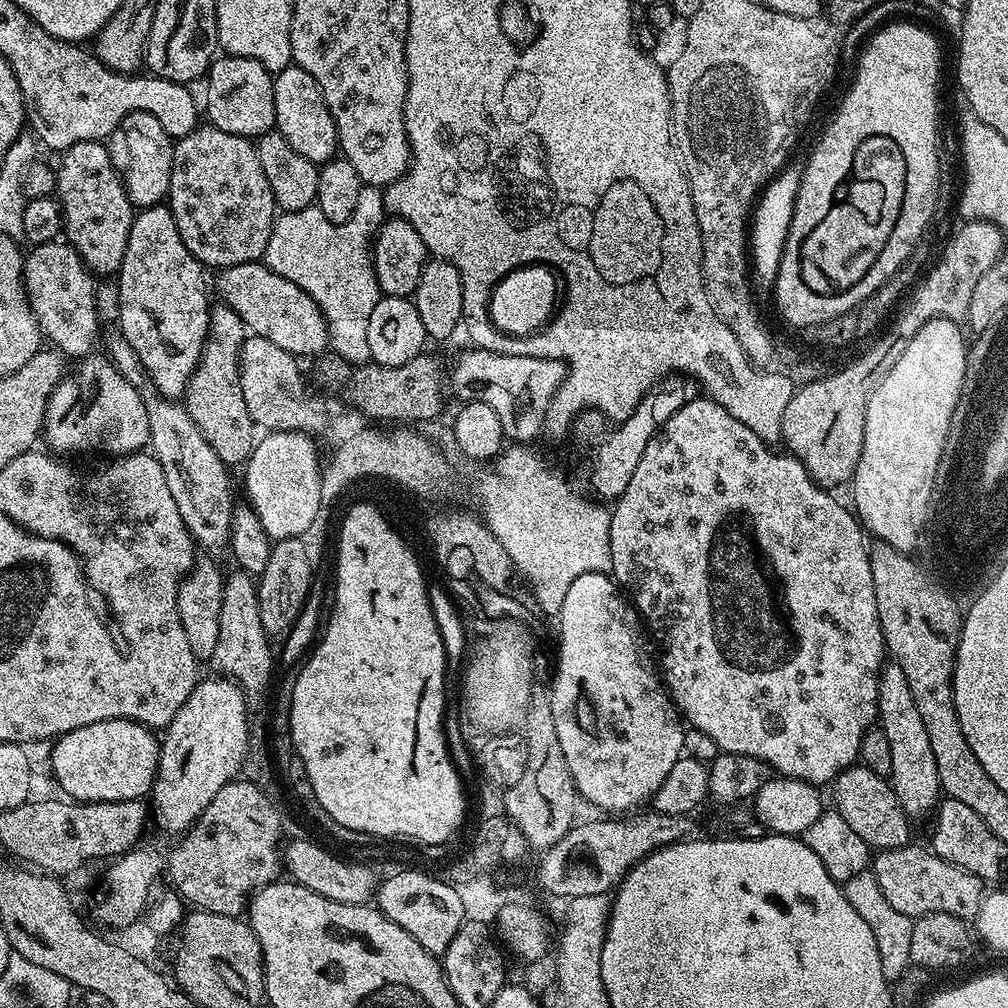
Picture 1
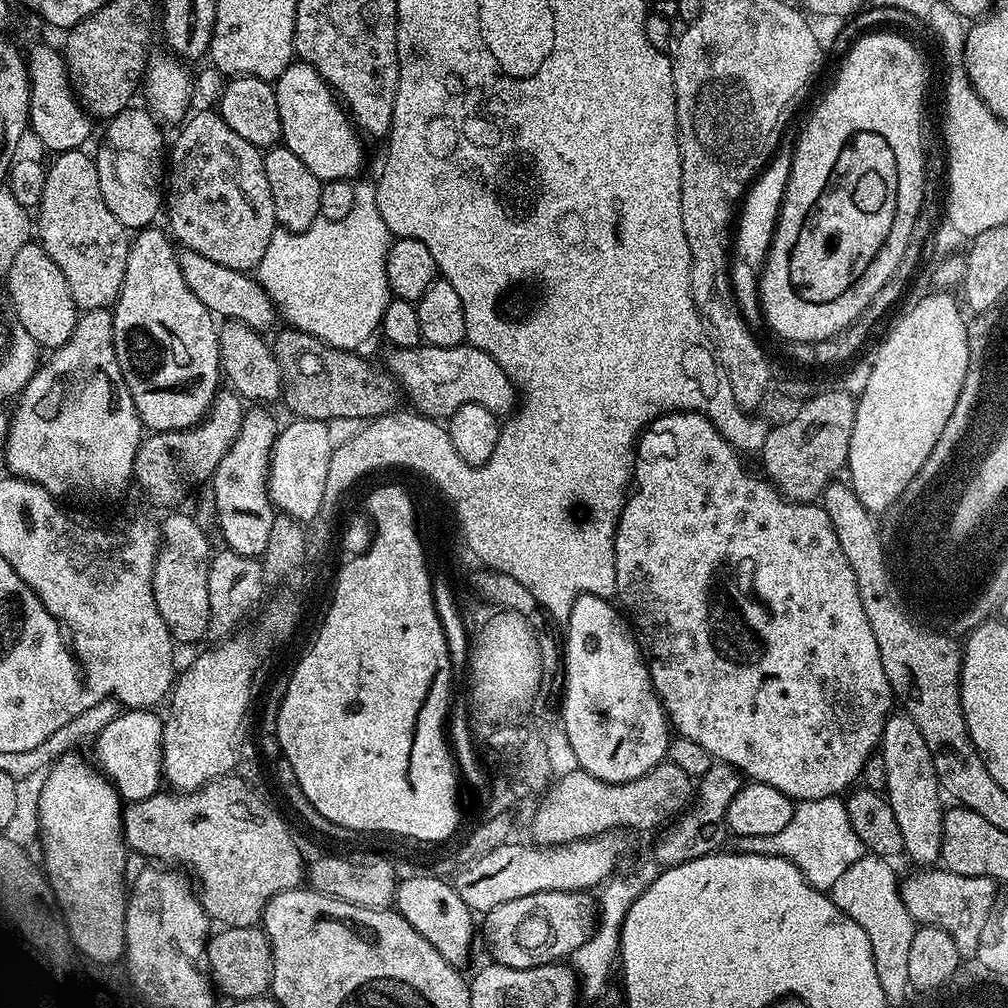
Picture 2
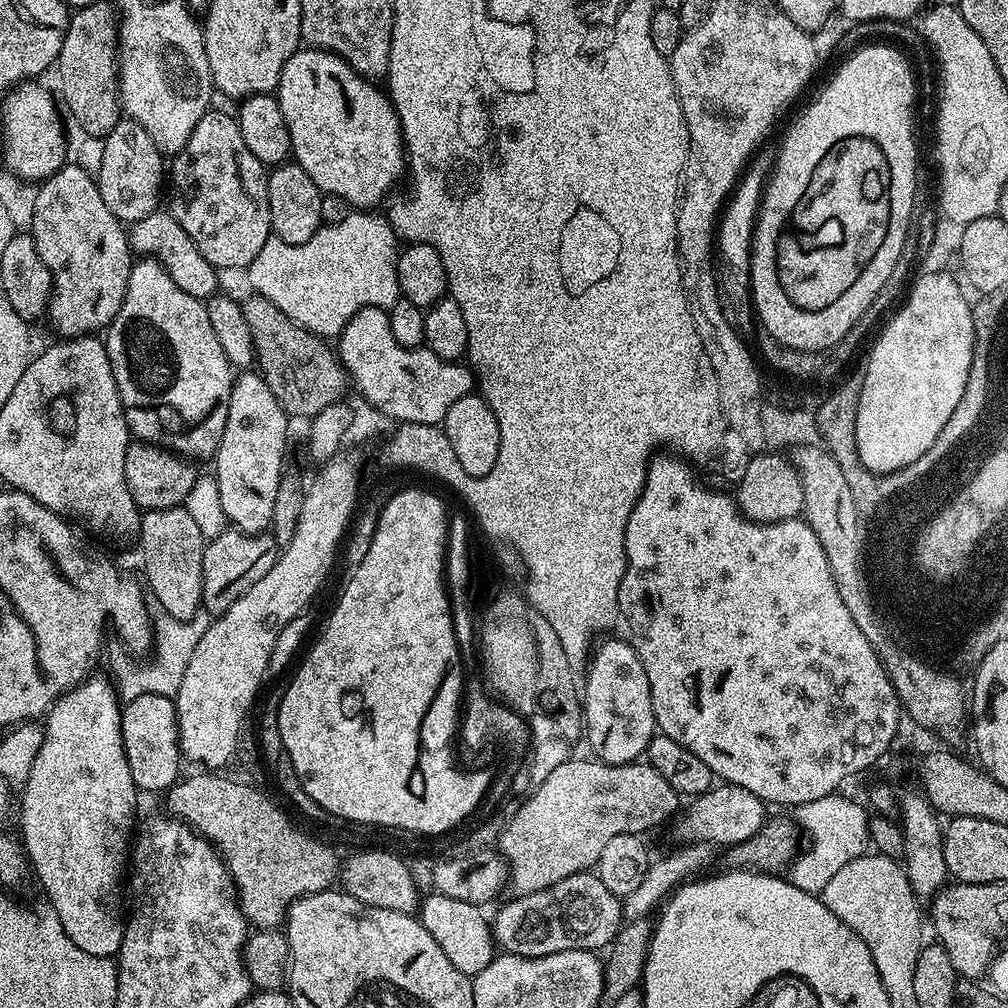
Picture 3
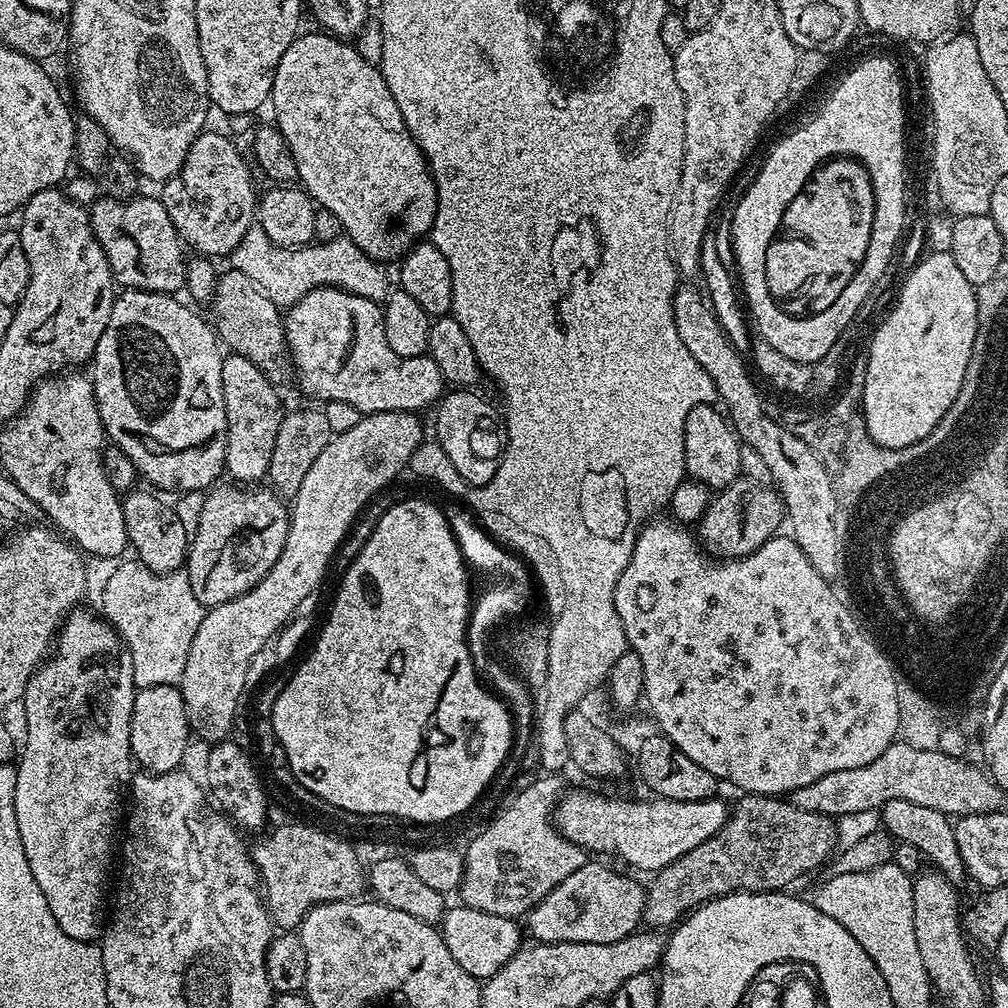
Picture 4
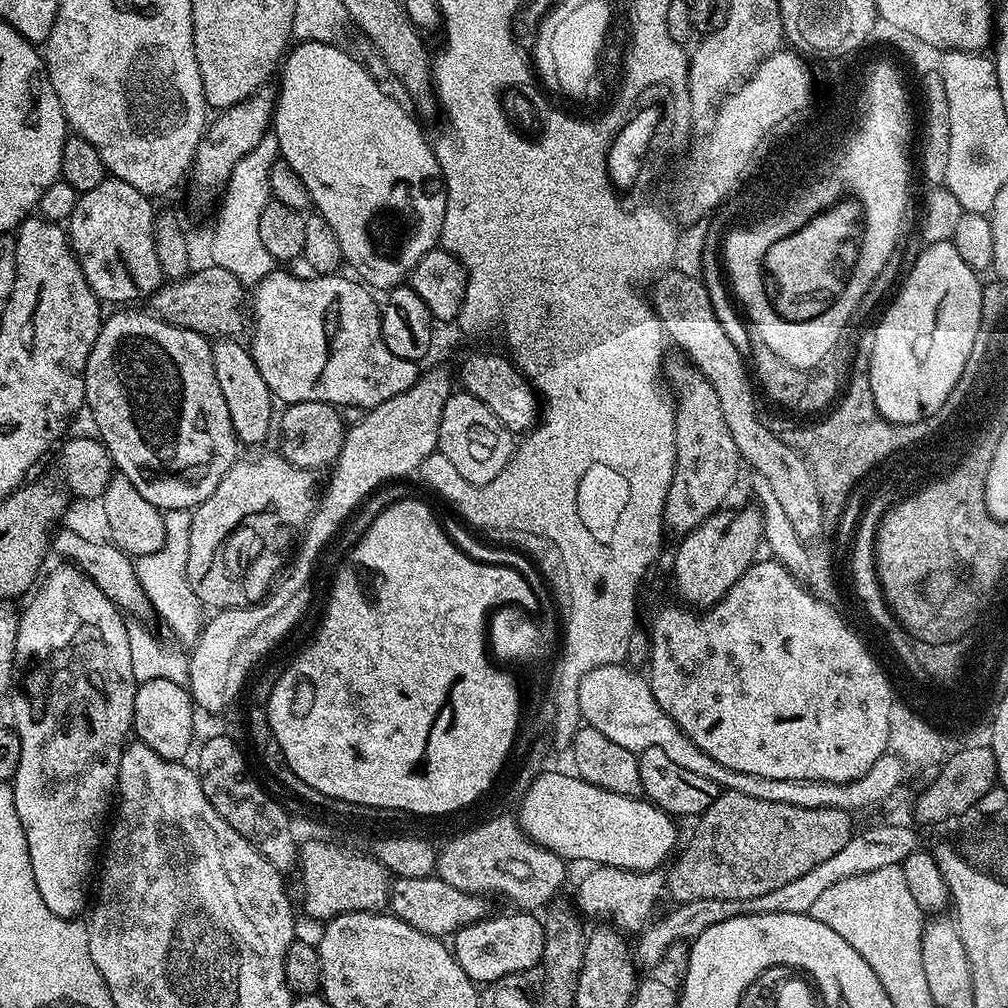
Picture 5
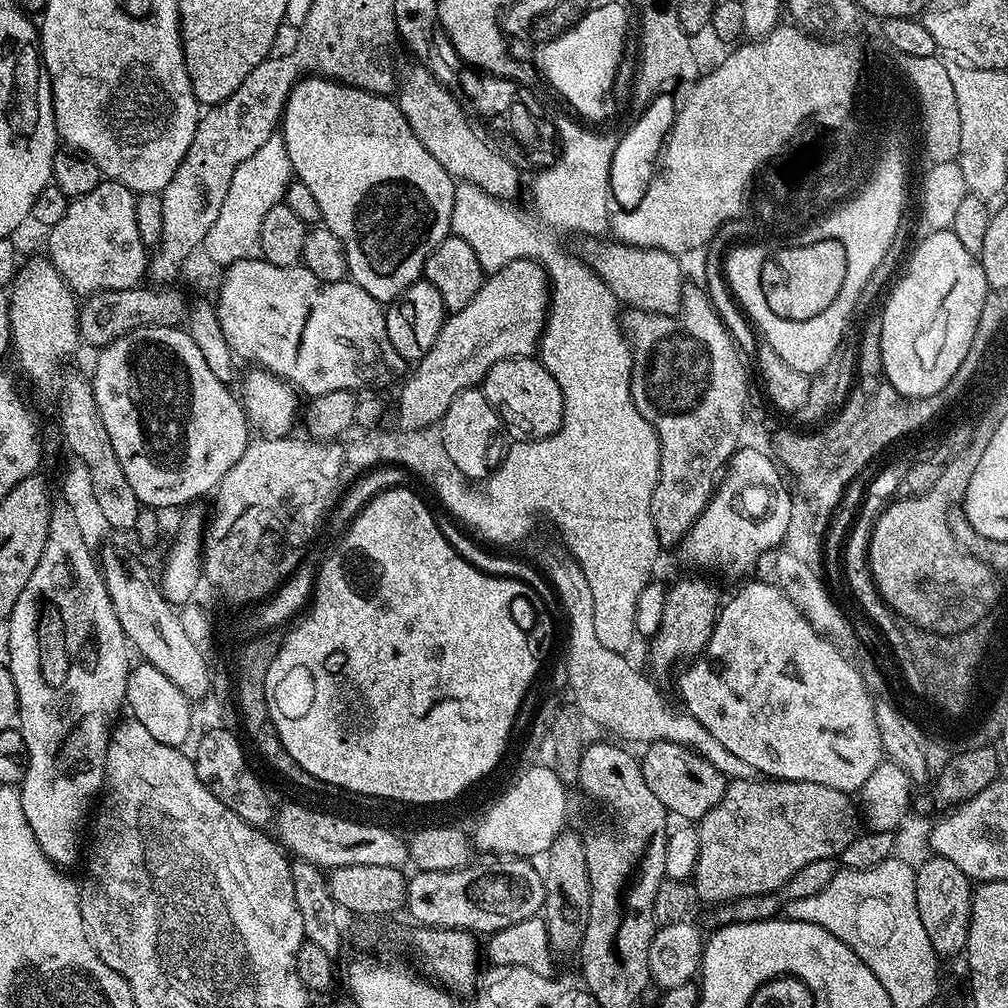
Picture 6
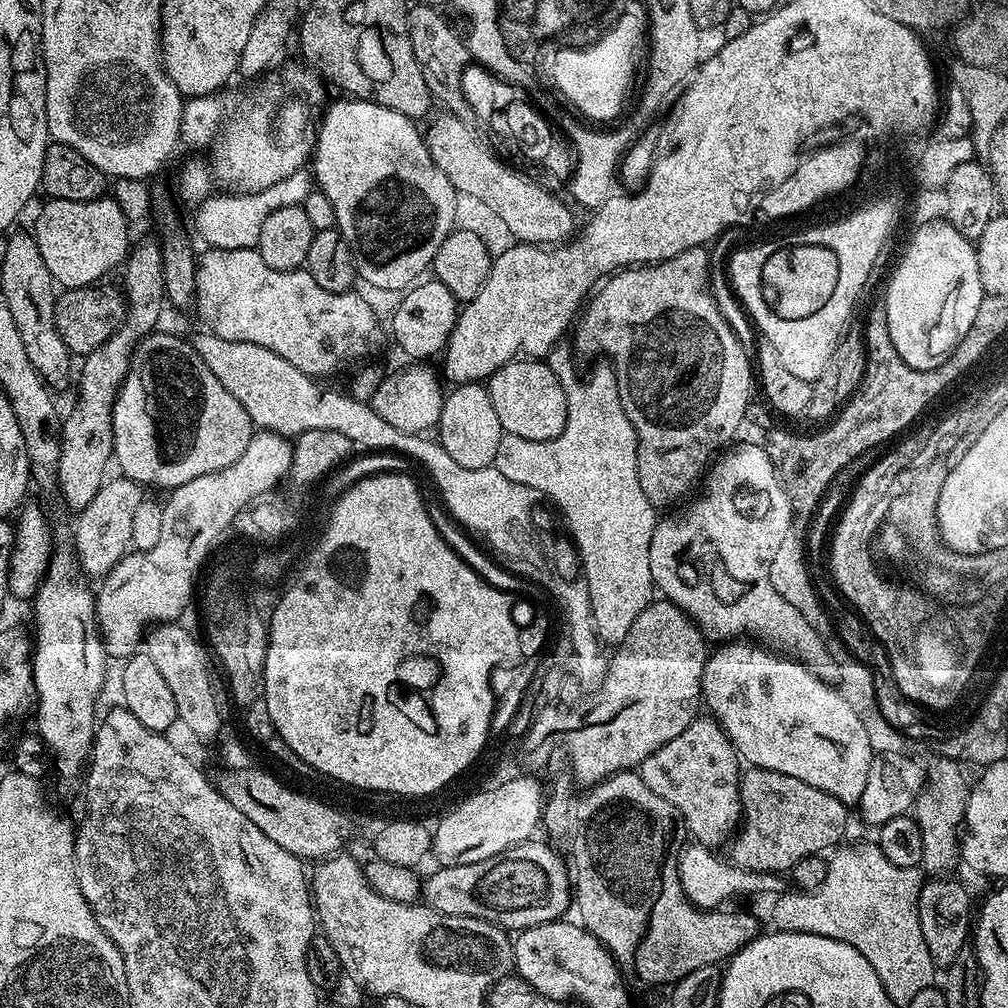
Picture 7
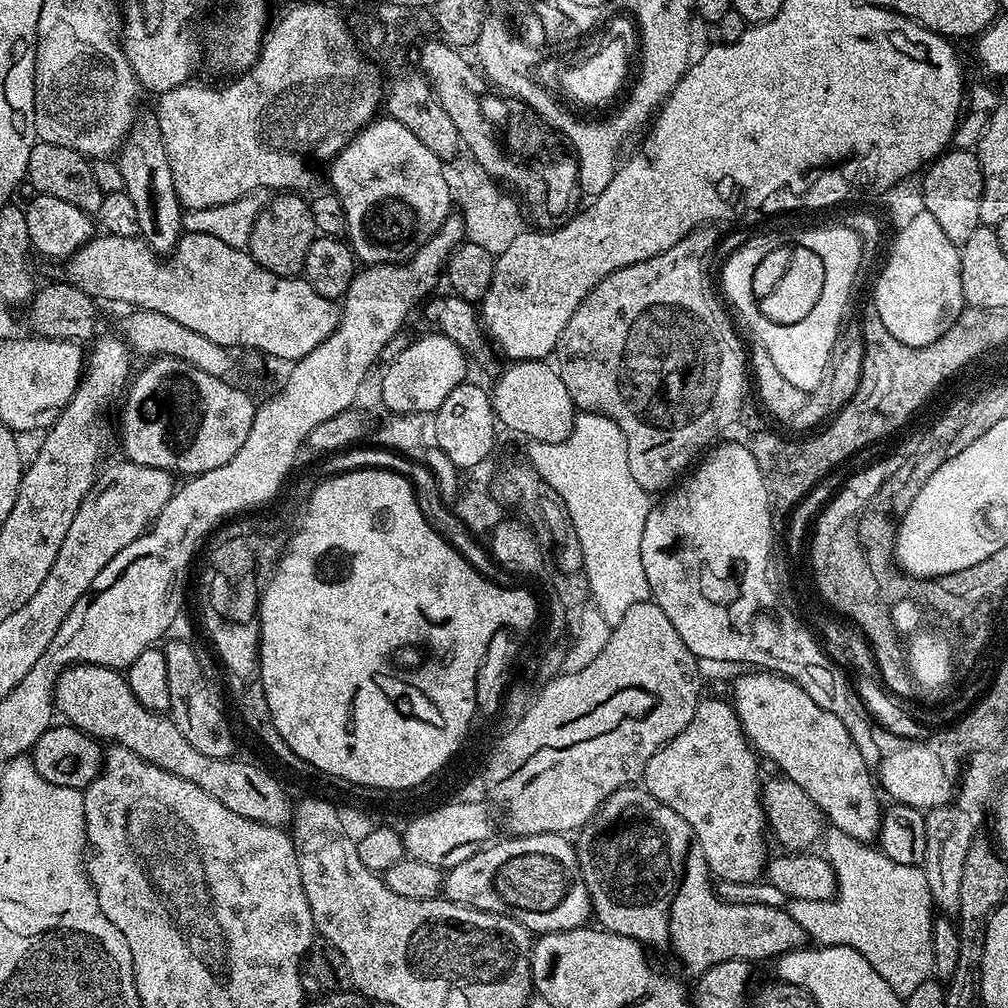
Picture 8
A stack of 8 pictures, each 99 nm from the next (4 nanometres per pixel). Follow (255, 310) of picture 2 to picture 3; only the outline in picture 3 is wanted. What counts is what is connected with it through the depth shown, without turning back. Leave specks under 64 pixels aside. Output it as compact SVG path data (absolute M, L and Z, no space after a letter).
M157 210L150 213L146 218L131 225L128 232L128 243L133 253L144 258L155 258L159 260L161 266L174 278L174 286L178 290L186 290L194 299L204 302L208 297L217 295L216 276L217 269L213 268L206 258L202 258L198 246L190 242L190 234L178 226L178 222L173 218L172 213L167 210Z

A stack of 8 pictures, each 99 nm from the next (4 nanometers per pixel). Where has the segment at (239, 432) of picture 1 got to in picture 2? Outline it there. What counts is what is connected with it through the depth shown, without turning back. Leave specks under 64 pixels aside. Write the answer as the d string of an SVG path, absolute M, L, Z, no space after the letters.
M221 390L207 416L194 428L179 432L157 432L141 439L132 471L135 483L156 504L176 504L188 488L211 481L218 462L226 458L226 452L234 446L238 430L242 430L242 418L246 404L235 391Z

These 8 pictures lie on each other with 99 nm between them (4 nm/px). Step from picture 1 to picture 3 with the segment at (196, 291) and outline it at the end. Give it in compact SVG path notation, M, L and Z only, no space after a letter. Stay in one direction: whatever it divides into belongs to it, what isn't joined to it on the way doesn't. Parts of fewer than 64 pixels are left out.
M140 258L133 263L122 306L106 329L106 343L108 345L110 366L114 370L114 382L118 386L118 394L124 407L124 417L128 423L129 433L137 441L146 444L159 444L160 447L167 448L170 452L189 458L197 458L196 456L215 457L230 410L230 390L234 379L234 369L231 362L226 358L222 345L218 342L218 337L214 334L214 326L210 326L207 307L190 294L186 294L186 290L178 290L178 286L174 286L174 278L170 278L170 274L166 274L166 270L161 266L159 260Z

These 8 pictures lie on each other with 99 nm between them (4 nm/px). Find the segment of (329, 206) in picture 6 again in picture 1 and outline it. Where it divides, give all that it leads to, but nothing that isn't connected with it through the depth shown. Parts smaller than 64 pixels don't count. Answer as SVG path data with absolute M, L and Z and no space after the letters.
M289 66L275 73L272 85L274 86L274 110L276 111L275 131L280 132L302 154L302 158L310 158L316 165L327 164L337 155L336 127L334 118L322 98L320 88L306 74L306 70Z

